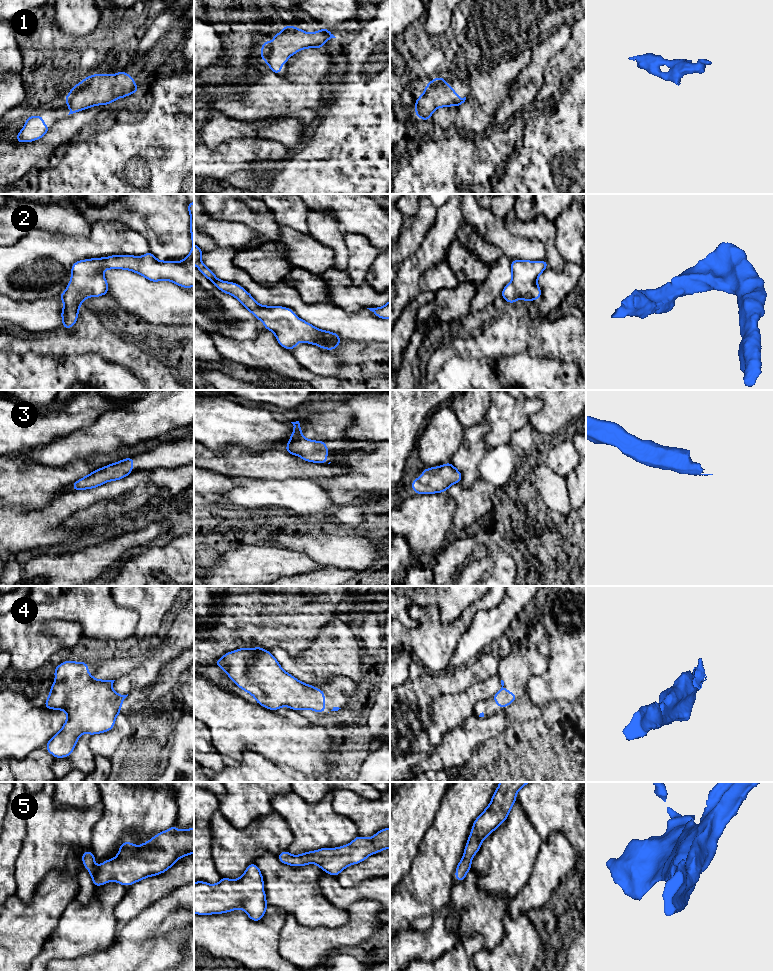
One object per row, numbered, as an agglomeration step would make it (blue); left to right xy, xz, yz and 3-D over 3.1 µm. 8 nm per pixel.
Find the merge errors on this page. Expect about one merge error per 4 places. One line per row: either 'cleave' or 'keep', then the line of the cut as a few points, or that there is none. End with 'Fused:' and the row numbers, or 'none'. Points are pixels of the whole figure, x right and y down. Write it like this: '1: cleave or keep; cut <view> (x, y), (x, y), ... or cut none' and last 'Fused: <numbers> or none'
1: keep; cut none
2: keep; cut none
3: keep; cut none
4: keep; cut none
5: keep; cut none
Fused: none

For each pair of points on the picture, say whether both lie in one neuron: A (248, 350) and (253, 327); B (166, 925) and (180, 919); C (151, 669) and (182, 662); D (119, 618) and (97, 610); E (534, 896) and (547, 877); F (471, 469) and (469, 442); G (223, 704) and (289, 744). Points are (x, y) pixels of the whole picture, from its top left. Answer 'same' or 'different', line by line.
A: different
B: same
C: different
D: same
E: same
F: same
G: same

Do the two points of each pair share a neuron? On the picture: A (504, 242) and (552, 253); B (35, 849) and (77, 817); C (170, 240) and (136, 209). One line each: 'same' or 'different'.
A: different
B: same
C: same

